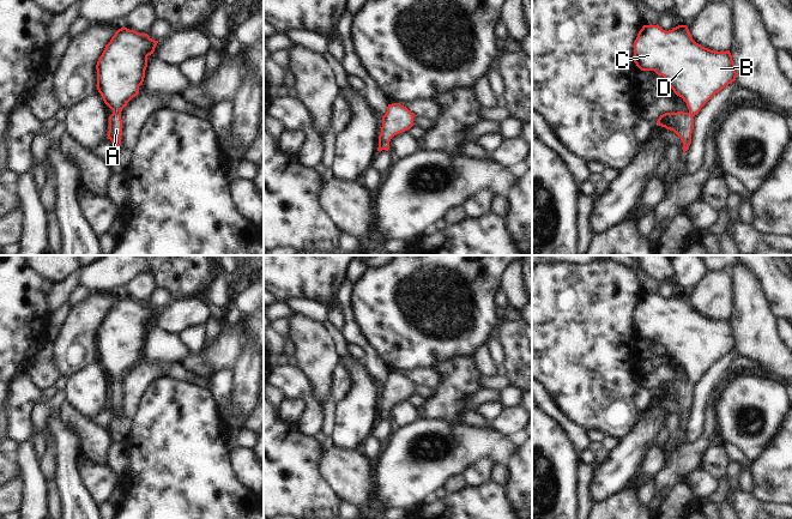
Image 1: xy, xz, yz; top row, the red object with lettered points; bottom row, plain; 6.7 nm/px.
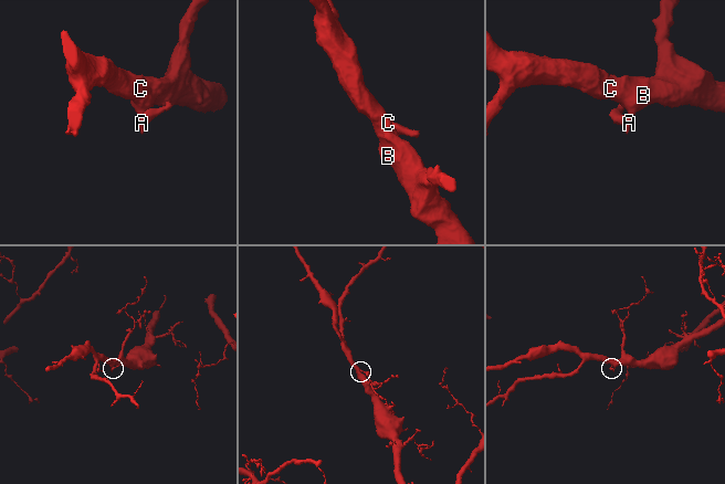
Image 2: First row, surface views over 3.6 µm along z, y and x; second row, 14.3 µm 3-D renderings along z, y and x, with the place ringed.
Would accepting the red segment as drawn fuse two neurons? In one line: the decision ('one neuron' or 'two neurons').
one neuron

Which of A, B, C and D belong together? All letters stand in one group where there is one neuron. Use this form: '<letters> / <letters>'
A B C D

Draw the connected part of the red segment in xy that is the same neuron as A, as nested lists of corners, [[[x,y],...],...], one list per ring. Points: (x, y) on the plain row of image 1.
[[[127,296],[119,297],[99,325],[97,358],[104,372],[113,379],[109,385],[108,408],[121,414],[121,380],[139,362],[143,354],[147,325],[153,322],[158,309],[147,302],[139,302]]]

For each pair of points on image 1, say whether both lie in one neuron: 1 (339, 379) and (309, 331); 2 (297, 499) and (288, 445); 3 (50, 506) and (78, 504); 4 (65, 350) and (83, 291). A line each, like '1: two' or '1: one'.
1: two
2: one
3: two
4: two

